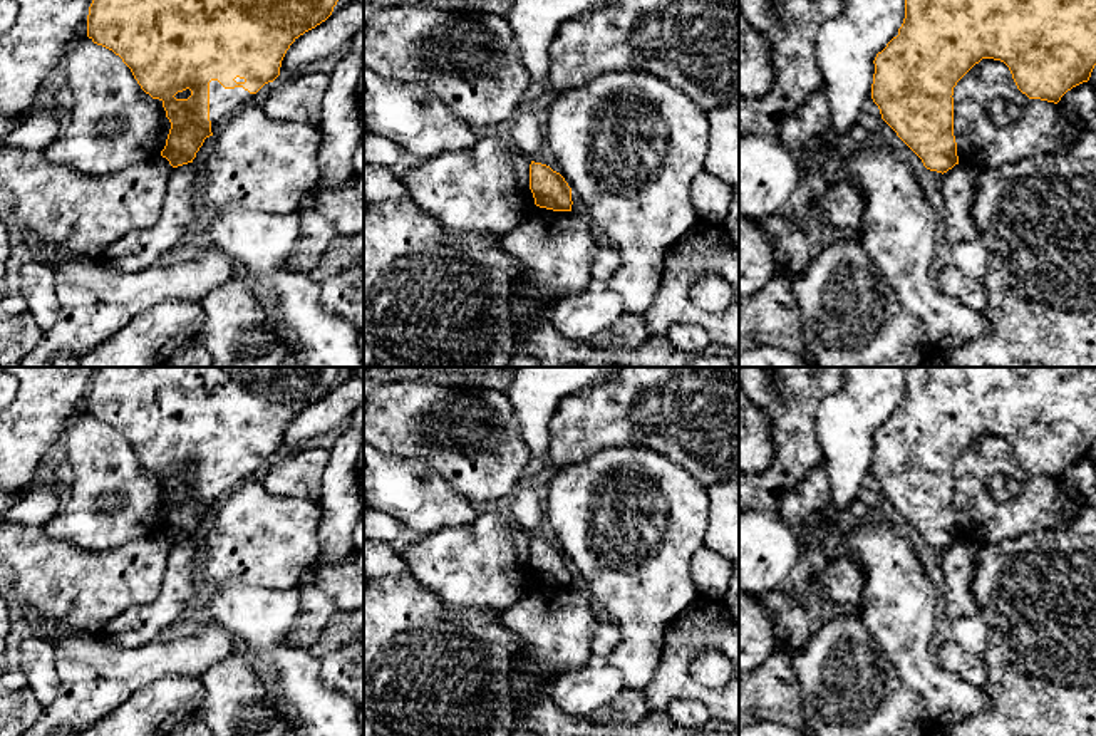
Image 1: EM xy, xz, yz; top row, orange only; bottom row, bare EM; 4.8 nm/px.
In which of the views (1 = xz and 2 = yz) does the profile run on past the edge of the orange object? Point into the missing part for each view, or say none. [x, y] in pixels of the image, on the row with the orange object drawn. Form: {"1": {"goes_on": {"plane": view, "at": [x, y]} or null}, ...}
{"1": {"goes_on": null}, "2": {"goes_on": null}}

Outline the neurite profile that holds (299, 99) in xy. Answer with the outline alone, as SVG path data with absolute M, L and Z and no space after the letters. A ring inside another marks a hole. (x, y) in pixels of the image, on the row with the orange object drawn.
M302 72L275 79L263 111L278 121L320 124L322 99L328 89L330 75L323 72Z

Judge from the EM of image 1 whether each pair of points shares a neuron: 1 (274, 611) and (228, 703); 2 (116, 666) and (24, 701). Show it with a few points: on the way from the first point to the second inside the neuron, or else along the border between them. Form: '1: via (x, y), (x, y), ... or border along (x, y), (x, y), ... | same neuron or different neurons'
1: border along (242, 651), (267, 676), (272, 693) | different neurons
2: border along (42, 708), (37, 718) | different neurons

